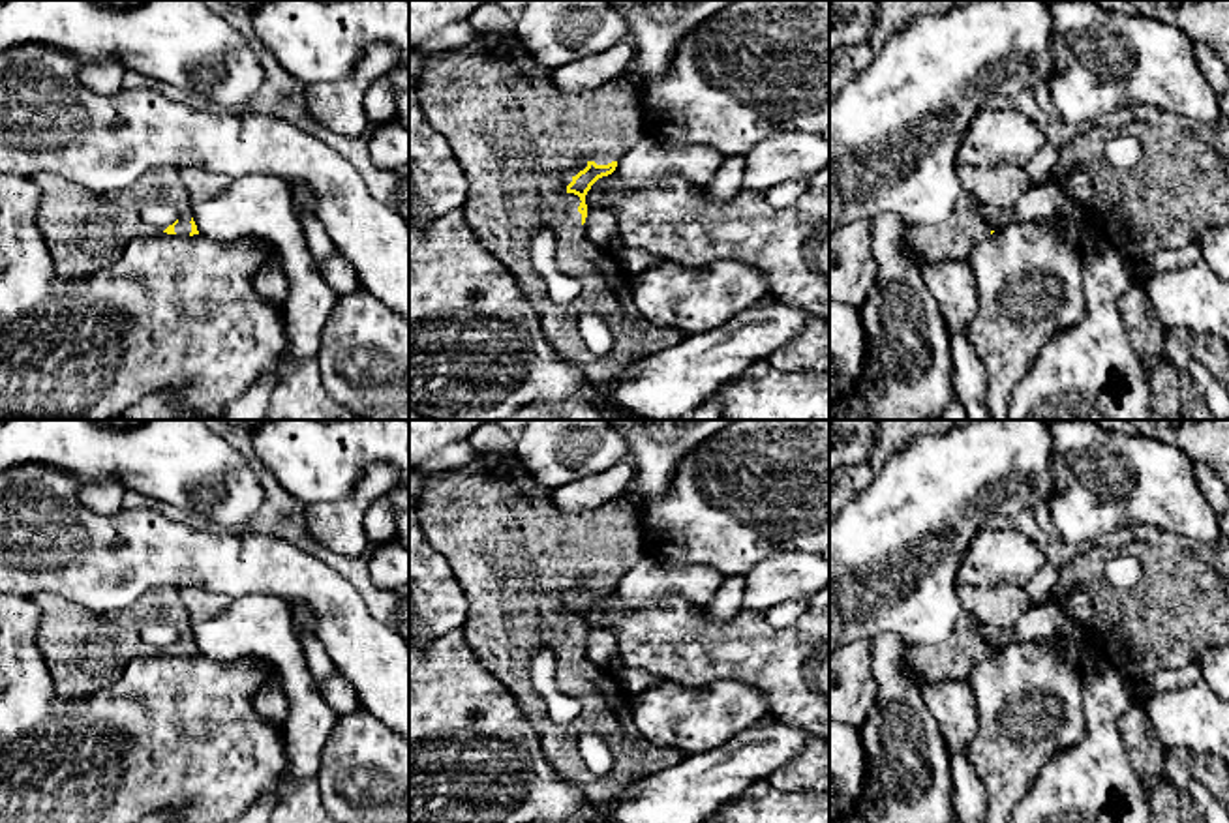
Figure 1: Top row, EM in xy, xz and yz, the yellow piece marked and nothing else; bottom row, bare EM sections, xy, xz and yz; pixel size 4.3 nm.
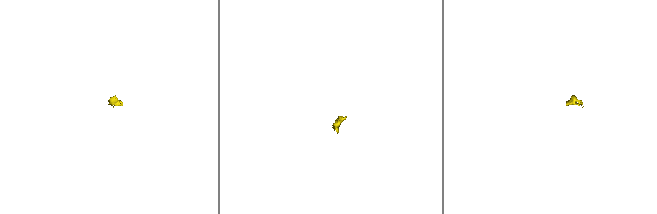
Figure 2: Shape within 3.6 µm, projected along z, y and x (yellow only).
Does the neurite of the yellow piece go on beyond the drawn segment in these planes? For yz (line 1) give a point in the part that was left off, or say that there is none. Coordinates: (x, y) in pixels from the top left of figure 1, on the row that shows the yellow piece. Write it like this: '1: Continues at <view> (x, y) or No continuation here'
1: No continuation here

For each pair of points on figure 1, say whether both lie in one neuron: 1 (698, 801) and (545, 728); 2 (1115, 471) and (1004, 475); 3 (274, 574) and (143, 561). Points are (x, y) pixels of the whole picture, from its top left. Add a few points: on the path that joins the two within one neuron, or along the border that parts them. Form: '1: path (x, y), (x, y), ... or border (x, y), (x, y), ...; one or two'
1: border (642, 777), (631, 782), (614, 803); two
2: border (1053, 439), (1053, 492), (1046, 501); two
3: path (242, 563), (175, 561); one

